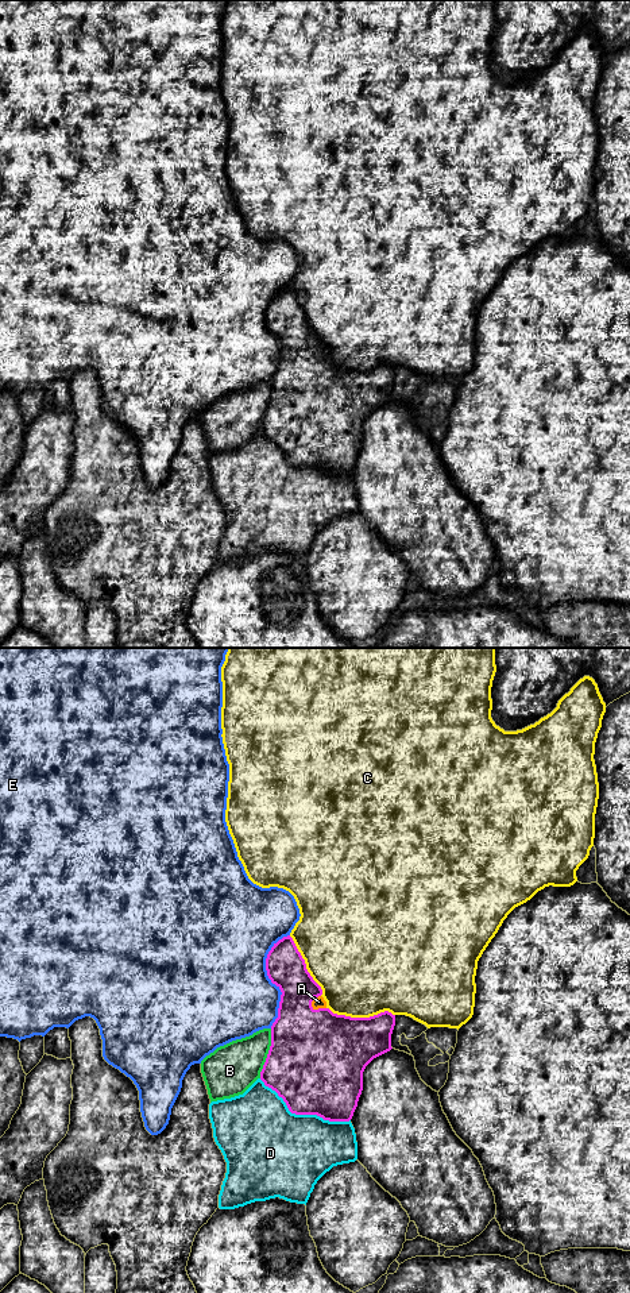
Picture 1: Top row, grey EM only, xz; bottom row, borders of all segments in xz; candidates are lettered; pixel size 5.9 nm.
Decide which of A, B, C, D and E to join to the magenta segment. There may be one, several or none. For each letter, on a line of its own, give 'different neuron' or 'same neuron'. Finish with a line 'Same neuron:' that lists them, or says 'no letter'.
A: same neuron
B: different neuron
C: different neuron
D: different neuron
E: different neuron
Same neuron: A

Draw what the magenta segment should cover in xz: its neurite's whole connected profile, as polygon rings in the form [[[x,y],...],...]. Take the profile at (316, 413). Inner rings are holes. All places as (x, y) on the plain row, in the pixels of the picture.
[[[290,287],[274,296],[266,310],[266,323],[282,347],[260,432],[283,451],[291,466],[349,474],[363,443],[366,418],[393,401],[395,367],[389,363],[370,370],[333,366]]]

